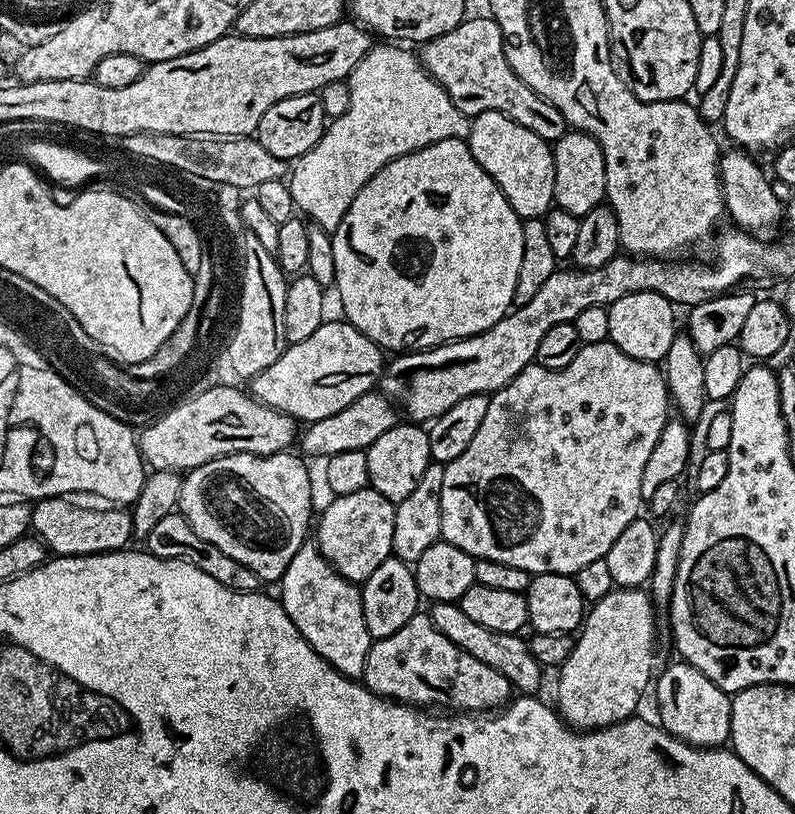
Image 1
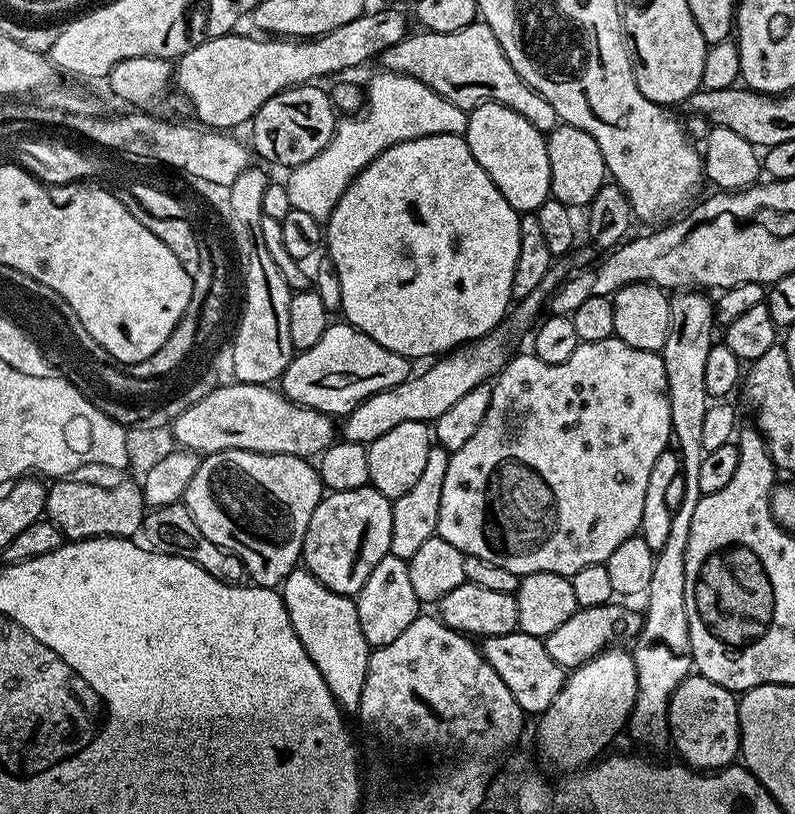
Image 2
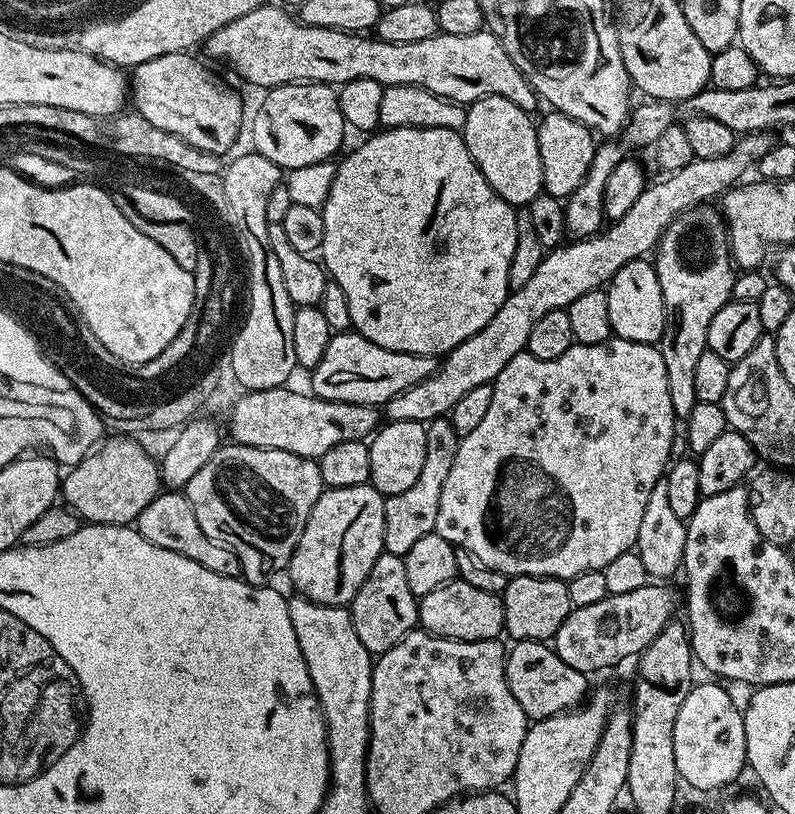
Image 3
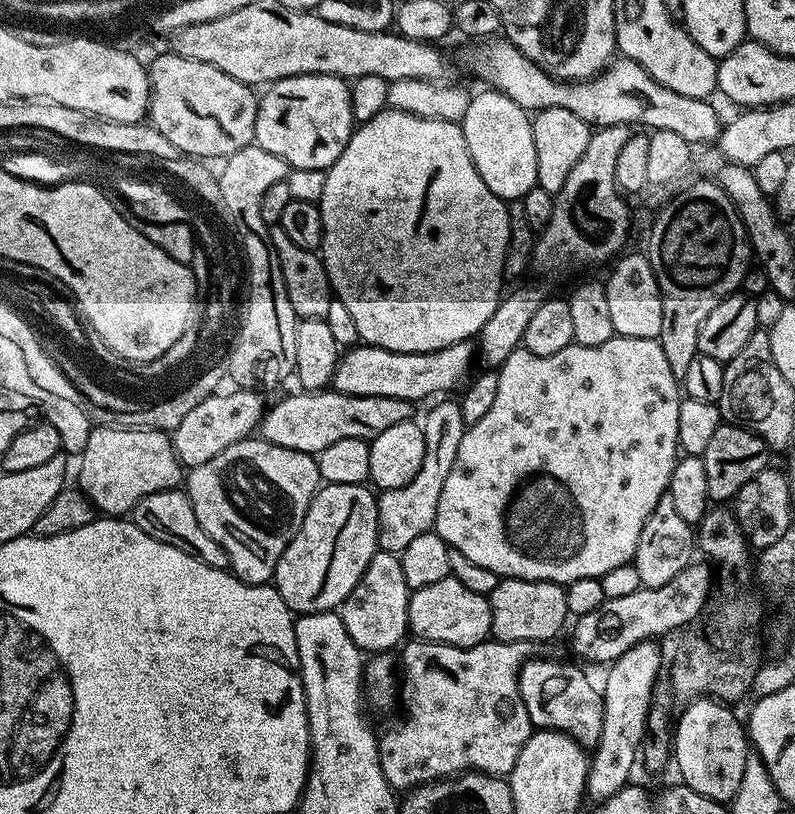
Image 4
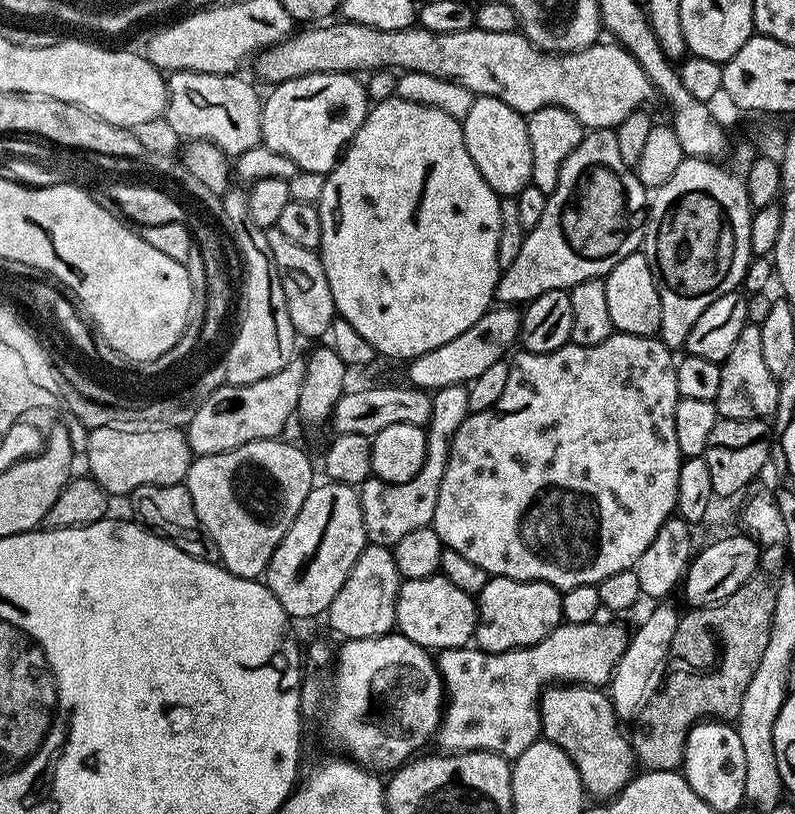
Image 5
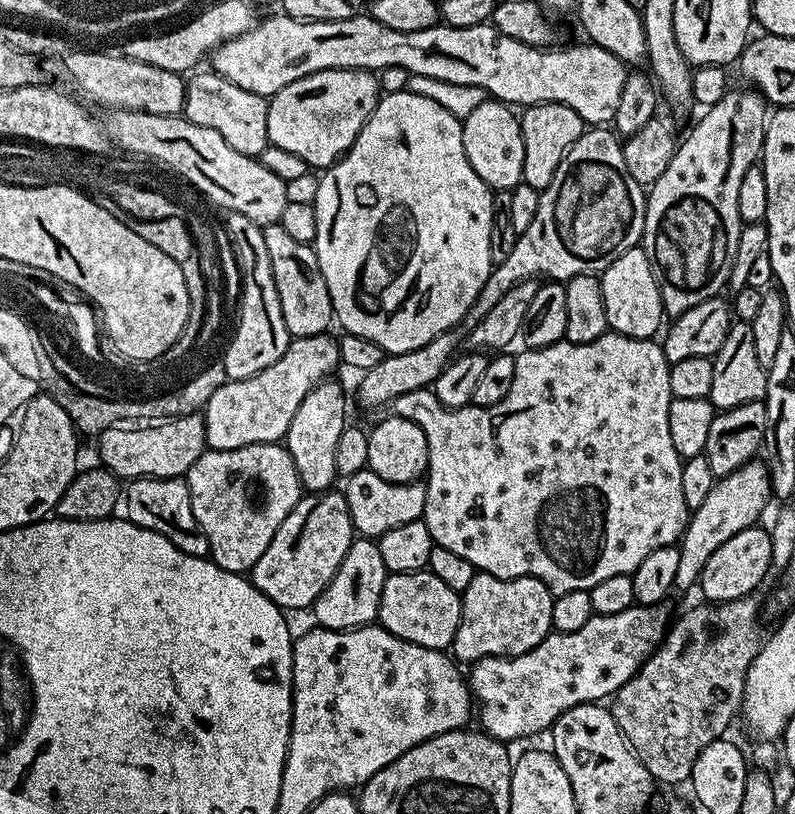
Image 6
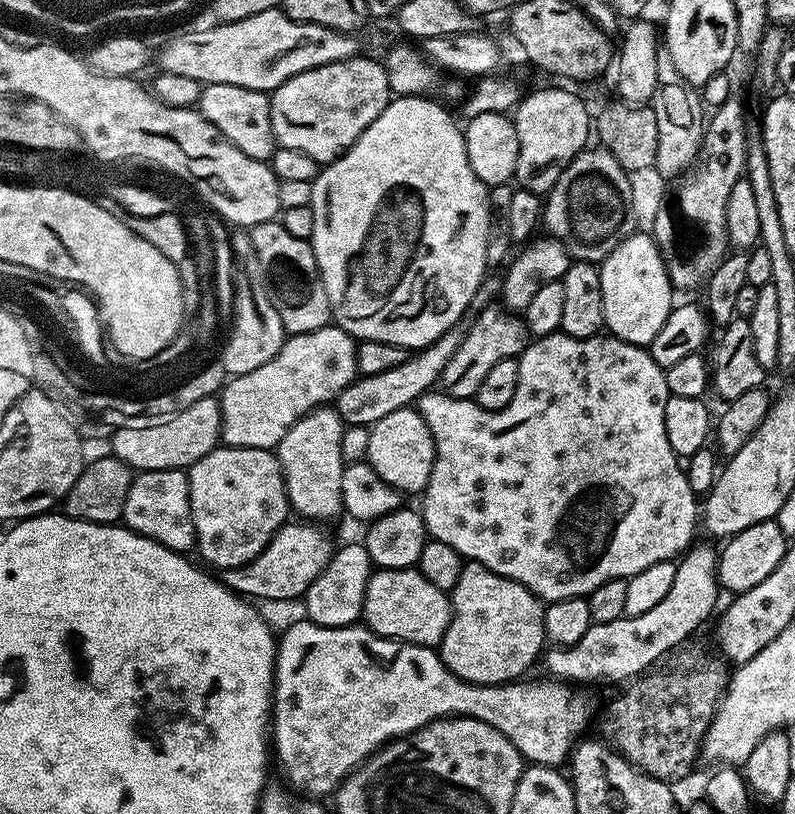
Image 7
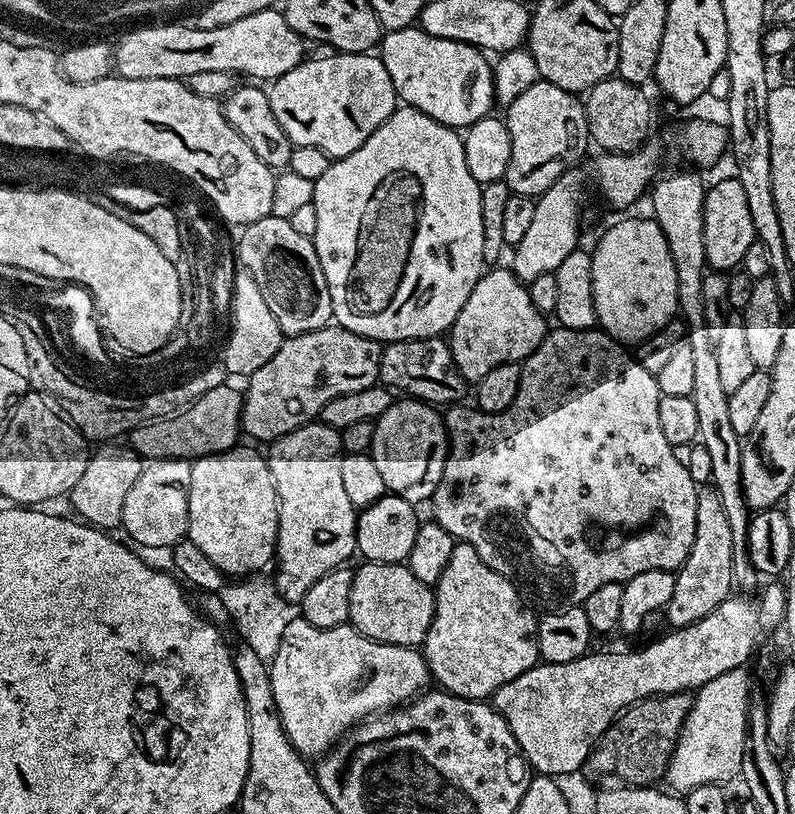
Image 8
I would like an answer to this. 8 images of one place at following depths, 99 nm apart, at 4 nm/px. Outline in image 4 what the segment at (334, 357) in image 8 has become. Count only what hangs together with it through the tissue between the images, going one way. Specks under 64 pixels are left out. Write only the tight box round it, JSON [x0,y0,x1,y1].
[170,390,266,470]

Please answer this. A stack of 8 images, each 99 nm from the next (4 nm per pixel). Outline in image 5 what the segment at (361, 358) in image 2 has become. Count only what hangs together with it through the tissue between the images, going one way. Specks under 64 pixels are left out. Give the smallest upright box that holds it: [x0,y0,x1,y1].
[407,306,521,390]

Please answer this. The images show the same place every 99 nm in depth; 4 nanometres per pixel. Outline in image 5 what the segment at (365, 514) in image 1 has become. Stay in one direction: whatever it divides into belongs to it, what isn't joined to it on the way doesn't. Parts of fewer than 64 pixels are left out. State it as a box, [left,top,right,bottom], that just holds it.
[266,483,366,621]

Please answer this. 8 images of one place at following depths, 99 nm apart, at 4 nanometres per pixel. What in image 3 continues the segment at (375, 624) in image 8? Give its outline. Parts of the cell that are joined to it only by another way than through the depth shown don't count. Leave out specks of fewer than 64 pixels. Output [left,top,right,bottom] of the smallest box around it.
[419,579,504,642]

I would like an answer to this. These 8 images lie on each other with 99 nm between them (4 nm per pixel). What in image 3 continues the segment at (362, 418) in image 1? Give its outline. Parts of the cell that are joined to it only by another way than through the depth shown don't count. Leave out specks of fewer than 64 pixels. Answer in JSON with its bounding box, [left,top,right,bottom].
[387,132,773,424]

